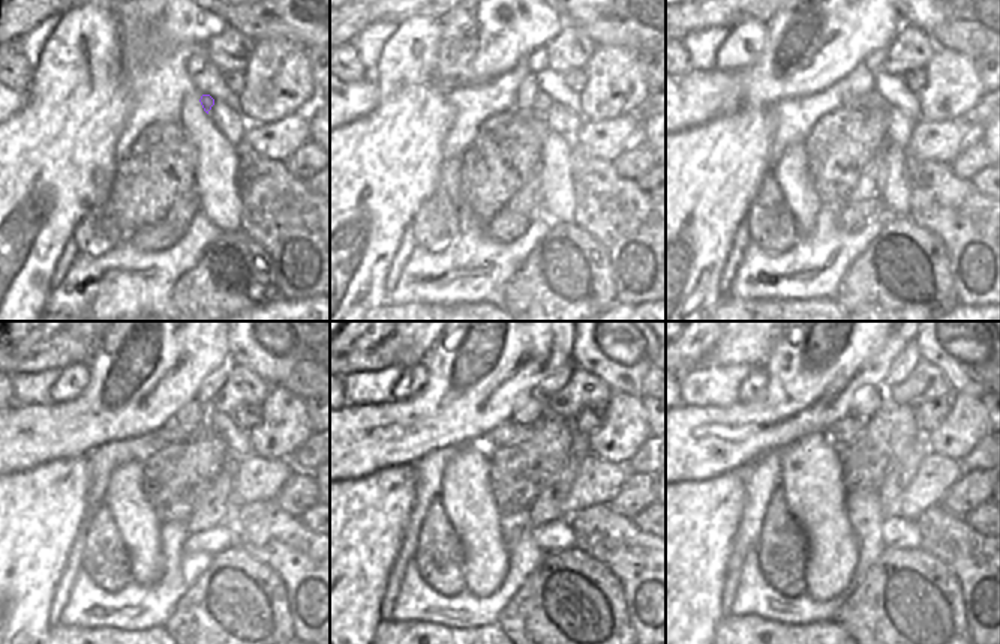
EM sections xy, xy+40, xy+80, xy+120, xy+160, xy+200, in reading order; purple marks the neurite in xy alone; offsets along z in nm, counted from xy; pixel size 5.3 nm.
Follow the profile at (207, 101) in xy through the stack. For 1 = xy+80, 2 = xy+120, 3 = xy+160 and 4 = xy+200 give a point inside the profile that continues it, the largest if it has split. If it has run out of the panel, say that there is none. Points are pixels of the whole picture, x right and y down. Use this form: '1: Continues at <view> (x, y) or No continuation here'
1: Continues at xy+80 (874, 101)
2: Continues at xy+120 (171, 433)
3: Continues at xy+160 (508, 433)
4: Continues at xy+200 (841, 433)

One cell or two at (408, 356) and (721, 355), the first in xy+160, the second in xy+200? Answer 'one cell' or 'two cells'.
one cell

